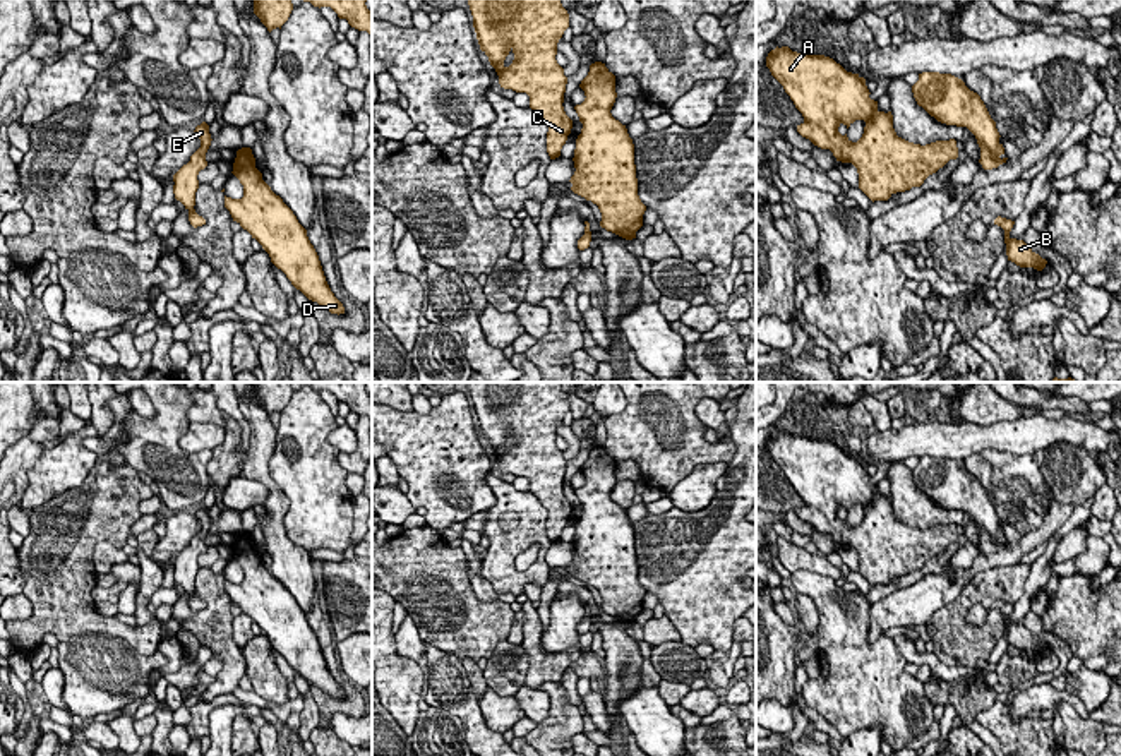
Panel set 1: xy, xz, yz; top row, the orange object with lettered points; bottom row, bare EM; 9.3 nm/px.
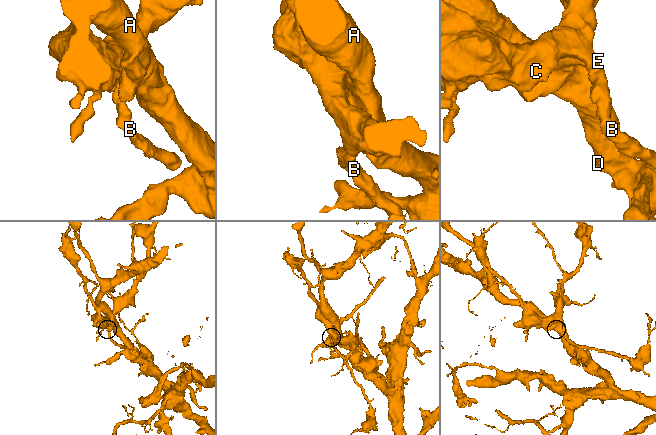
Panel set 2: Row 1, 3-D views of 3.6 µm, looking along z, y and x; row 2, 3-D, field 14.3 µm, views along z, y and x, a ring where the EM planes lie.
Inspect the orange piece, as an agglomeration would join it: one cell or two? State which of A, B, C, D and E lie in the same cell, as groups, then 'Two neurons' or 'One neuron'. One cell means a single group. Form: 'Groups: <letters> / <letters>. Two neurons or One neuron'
Groups: A B C D E. One neuron

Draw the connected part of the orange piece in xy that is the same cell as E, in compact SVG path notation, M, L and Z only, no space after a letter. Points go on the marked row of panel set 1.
M202 122L194 130L197 137L201 139L201 147L190 156L190 161L183 165L175 175L173 175L173 194L175 199L180 201L185 209L189 211L189 221L194 228L206 225L206 219L199 216L194 209L195 206L195 192L199 189L197 175L201 170L207 166L206 153L211 146L211 134L209 125Z

